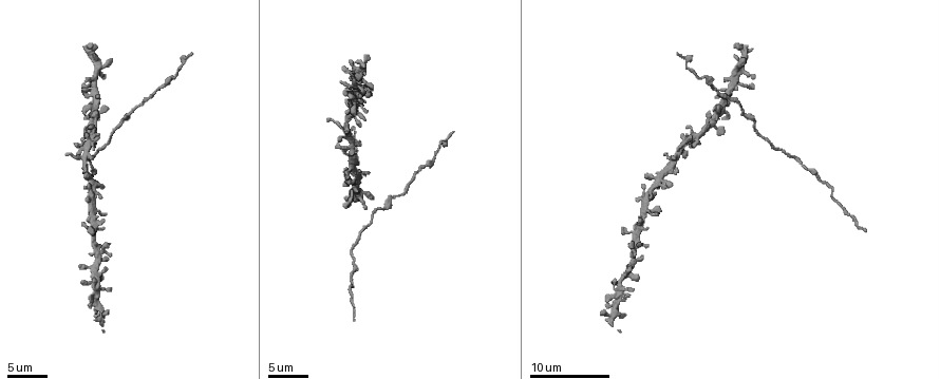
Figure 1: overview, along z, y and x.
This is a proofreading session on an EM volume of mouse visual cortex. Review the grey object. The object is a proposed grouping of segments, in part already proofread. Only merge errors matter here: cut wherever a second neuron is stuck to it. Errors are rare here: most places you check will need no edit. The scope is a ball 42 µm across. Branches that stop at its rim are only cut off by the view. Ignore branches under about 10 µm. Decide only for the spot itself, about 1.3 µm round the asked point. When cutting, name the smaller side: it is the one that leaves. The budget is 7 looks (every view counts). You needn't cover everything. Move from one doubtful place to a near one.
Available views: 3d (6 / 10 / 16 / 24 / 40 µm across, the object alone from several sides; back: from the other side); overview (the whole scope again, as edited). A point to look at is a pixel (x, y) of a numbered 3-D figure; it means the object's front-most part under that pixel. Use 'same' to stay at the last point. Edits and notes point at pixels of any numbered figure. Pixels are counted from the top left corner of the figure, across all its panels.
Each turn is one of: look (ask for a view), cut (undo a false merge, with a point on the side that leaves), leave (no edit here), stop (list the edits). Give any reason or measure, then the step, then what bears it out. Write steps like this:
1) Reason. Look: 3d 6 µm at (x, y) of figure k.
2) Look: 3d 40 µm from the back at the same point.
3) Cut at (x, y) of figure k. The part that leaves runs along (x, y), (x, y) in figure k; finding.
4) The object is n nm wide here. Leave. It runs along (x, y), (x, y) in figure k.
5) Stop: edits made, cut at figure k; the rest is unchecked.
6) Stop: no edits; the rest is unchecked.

Sudden change in width. Look: 3d 10 µm at (710, 81) of figure 1.

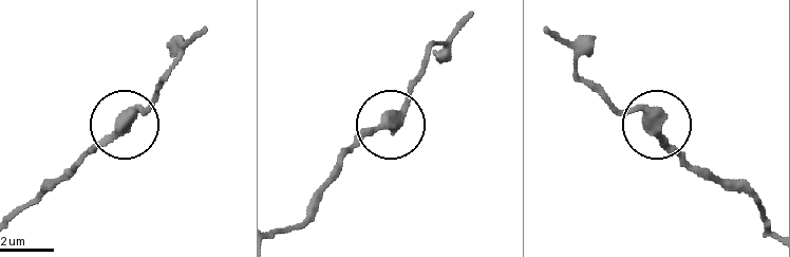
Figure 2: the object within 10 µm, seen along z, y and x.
Leave. Continuous, no second neuron.

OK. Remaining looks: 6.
Look: 3d 6 µm at (129, 112) of figure 1.

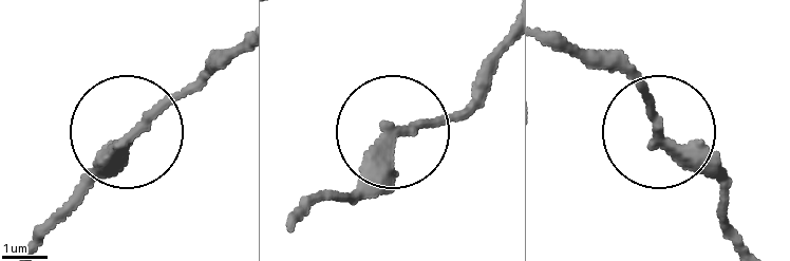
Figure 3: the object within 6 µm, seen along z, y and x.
Leave. All the same neuron.

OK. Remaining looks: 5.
Sudden change in width. Look: 3d 10 µm at (91, 166) of figure 1.

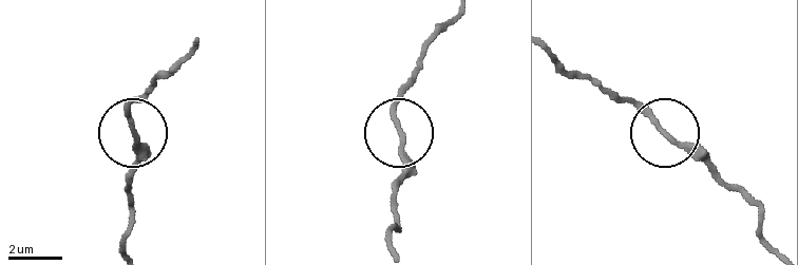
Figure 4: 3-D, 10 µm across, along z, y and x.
Leave. Continuous, no second neuron.

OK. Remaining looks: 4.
Stop: no edits; the rest is unchecked.

